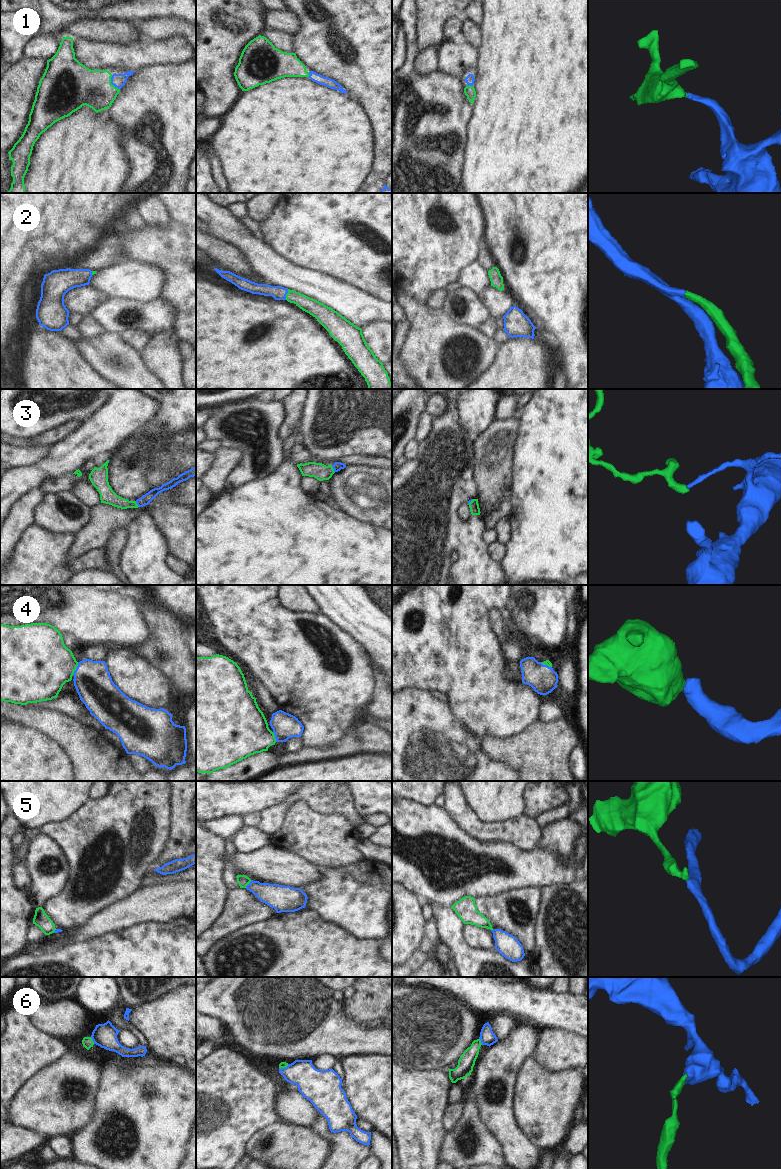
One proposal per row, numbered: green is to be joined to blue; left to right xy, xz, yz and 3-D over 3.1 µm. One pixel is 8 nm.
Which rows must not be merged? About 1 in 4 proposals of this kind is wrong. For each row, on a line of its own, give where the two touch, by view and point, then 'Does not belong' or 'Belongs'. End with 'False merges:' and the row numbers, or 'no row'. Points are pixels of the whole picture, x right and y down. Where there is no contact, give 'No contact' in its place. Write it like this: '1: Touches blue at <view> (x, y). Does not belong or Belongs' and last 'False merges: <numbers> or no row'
1: Touches blue at xy (111, 83). Belongs
2: Touches blue at xz (286, 294). Belongs
3: Touches blue at xz (333, 468). Does not belong
4: Touches blue at xy (76, 668). Belongs
5: Touches blue at xz (248, 884). Does not belong
6: Touches blue at xy (92, 1039). Belongs
False merges: 3, 5.

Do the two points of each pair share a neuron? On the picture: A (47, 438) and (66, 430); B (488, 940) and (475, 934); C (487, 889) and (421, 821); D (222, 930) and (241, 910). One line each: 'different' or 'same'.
A: same
B: same
C: same
D: same

